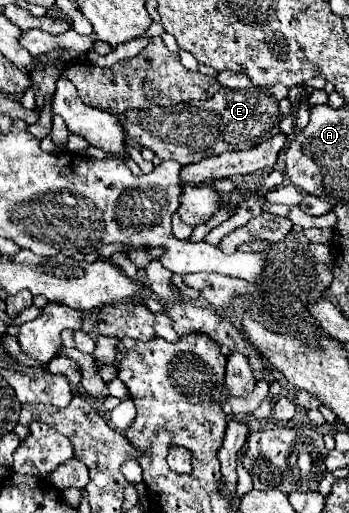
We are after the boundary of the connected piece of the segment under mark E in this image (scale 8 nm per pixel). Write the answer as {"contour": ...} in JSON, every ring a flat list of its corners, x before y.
{"contour":[[222,88,220,92,216,92,208,100,192,100,192,102,168,106,168,108,160,108,160,106,154,106,154,108,148,108,148,110,128,108,124,120,120,116,116,116,116,118,120,120,120,126,126,134,126,138,132,138,138,144,148,146,162,160,170,158,170,160,176,160,182,166,186,166,186,164,200,162,202,158,208,158,208,156,234,152,234,150,248,150,252,146,280,134,280,114,282,112,280,112,278,100,272,100,260,88,248,88,248,90]]}

